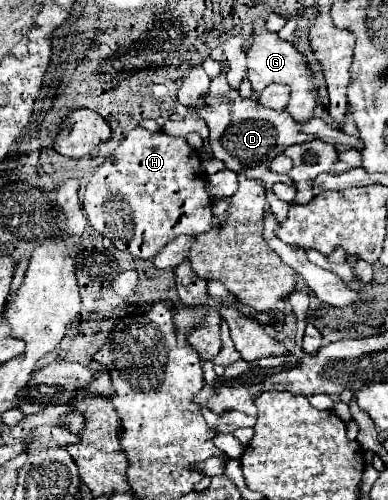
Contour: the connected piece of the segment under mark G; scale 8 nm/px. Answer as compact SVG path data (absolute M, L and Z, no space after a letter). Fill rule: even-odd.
M257 18L255 20L255 32L253 32L253 46L247 50L247 60L249 60L249 80L253 84L253 94L261 96L261 90L269 84L285 84L291 88L287 112L297 120L299 124L311 120L315 116L317 108L317 74L307 62L307 58L287 40L281 40L275 32L265 30L265 20Z

